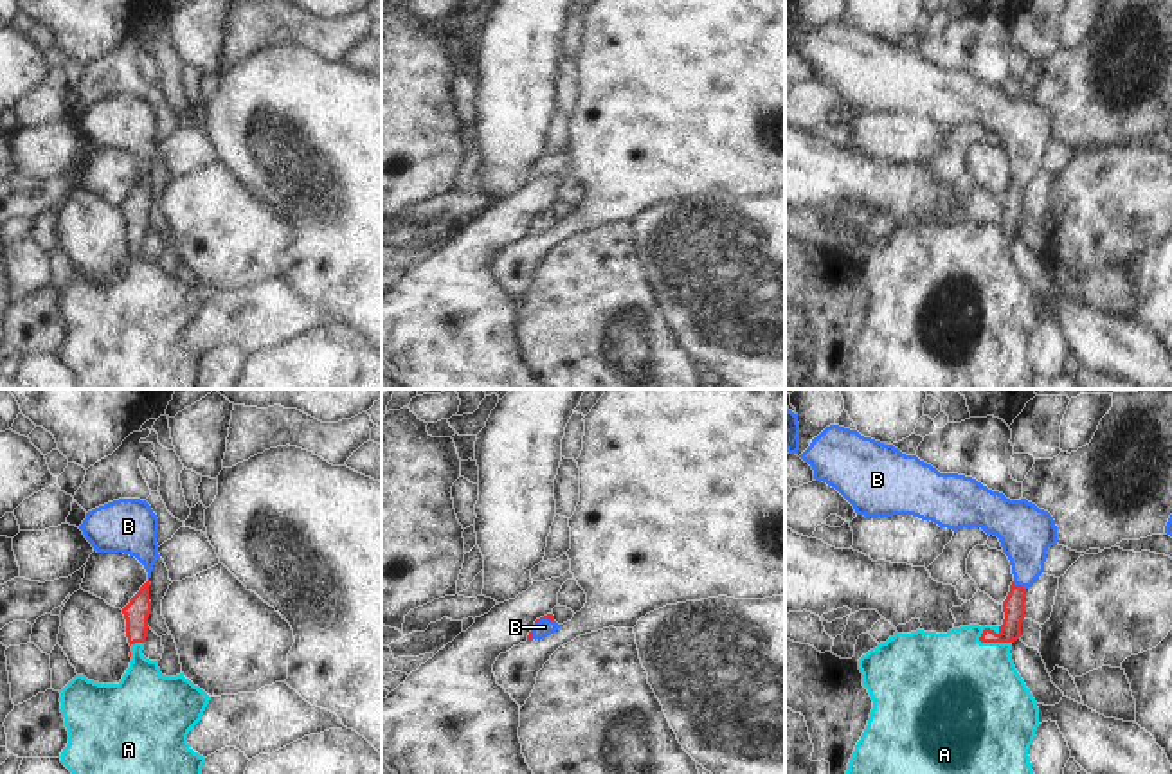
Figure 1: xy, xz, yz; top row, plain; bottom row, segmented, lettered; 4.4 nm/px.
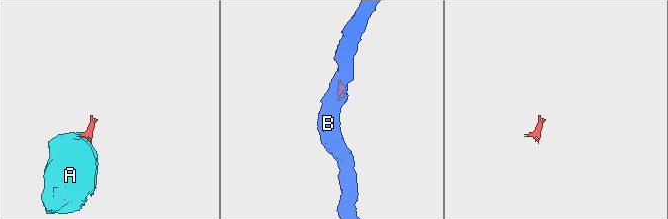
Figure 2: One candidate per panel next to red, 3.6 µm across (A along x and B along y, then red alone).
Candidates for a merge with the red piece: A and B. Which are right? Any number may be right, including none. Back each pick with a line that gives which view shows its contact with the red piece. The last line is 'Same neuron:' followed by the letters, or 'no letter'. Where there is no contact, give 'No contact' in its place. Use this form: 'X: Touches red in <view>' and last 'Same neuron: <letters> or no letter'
A: Touches red in yz
B: Touches red in yz
Same neuron: A, B

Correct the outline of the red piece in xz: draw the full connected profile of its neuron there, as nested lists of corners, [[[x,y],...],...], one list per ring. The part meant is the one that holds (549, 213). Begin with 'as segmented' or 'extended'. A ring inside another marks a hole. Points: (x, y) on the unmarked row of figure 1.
extended | [[[547,211],[535,218],[535,223],[527,232],[527,238],[544,236],[544,234],[554,230],[558,225],[560,225],[560,221],[554,218],[554,212]]]

